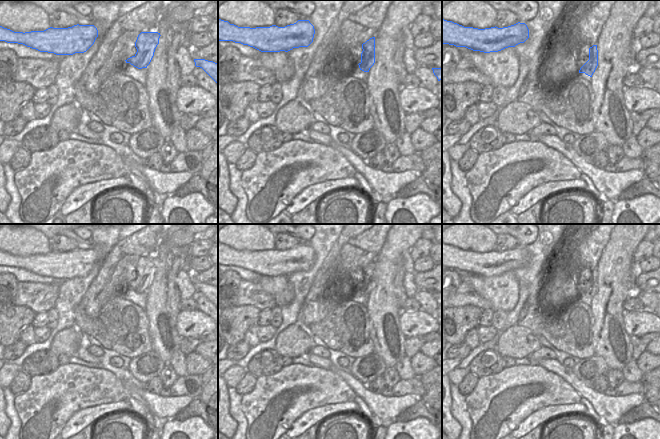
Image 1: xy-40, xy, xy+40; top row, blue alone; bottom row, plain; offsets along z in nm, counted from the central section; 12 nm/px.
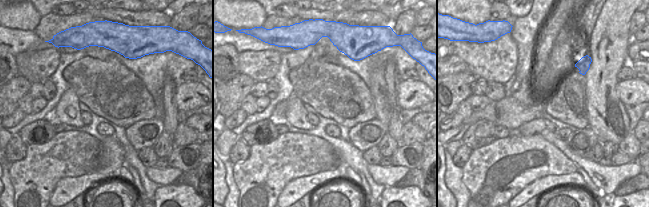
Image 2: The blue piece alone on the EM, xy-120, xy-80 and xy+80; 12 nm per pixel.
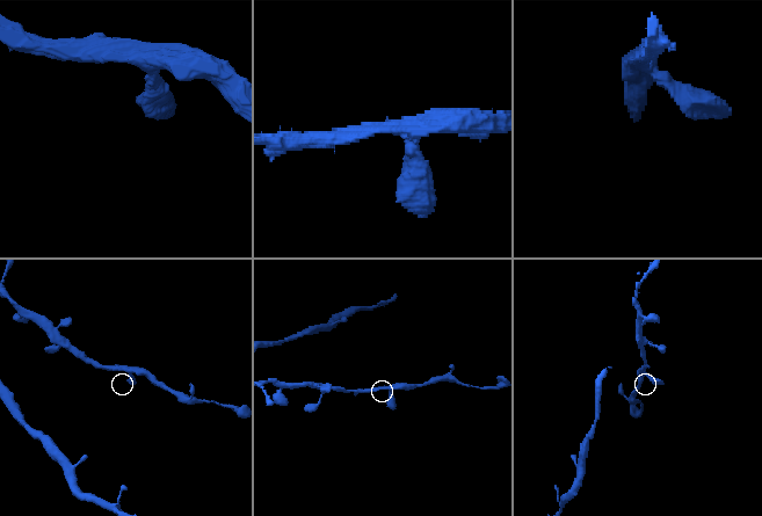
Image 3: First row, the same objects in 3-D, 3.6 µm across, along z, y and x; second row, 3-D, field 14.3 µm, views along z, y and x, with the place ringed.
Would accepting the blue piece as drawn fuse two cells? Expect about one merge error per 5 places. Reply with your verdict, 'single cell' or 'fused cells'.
single cell

